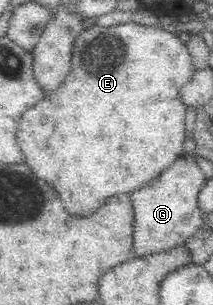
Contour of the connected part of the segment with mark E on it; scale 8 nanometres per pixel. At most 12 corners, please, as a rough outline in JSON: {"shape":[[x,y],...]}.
{"shape":[[145,16],[76,40],[18,144],[72,214],[184,153],[186,43]]}

